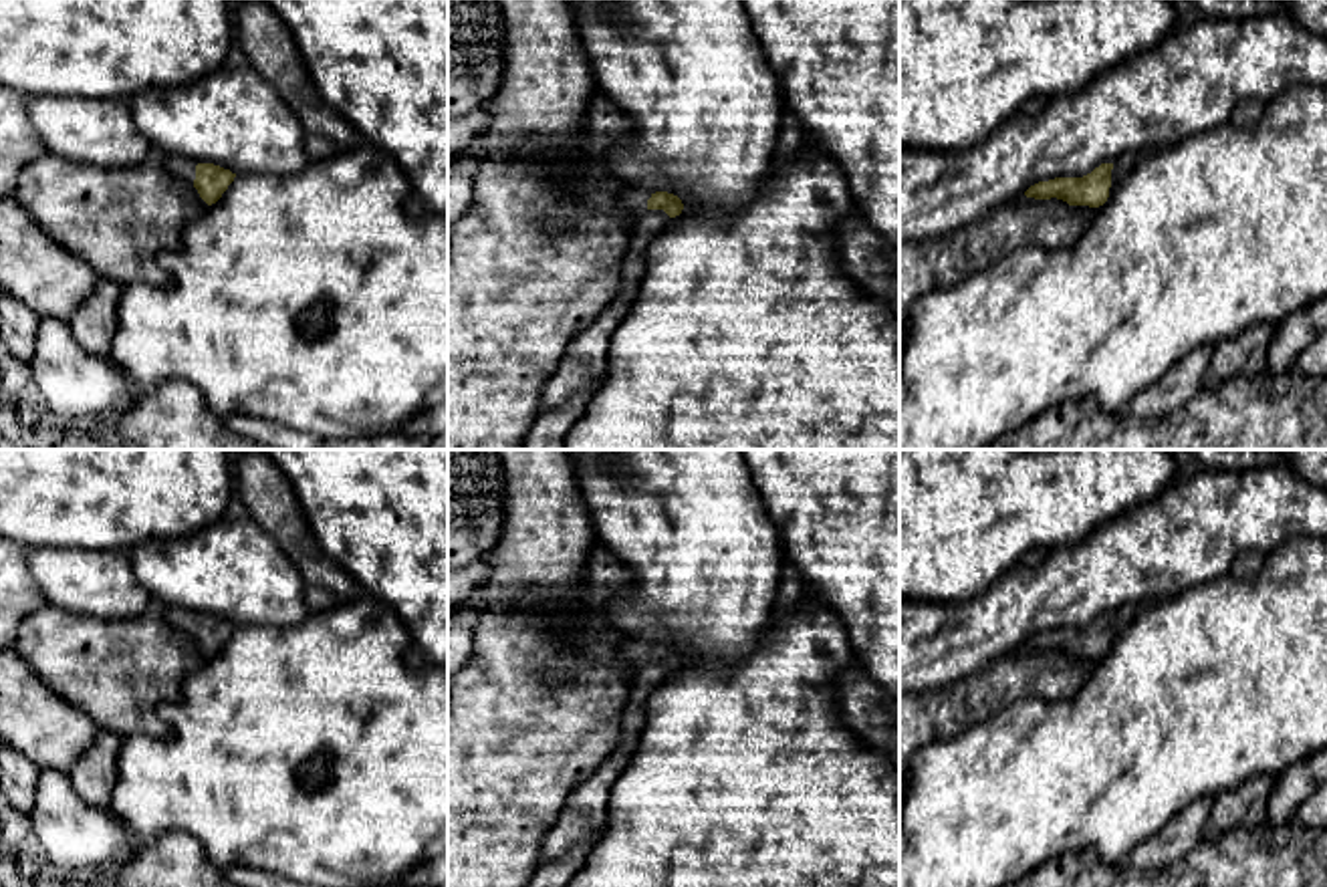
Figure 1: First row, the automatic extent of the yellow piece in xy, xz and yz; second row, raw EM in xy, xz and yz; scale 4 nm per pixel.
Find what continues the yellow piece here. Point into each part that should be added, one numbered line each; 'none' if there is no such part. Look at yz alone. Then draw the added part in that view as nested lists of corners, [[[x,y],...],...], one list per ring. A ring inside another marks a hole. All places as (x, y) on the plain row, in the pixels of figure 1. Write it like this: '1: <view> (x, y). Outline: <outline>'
1: yz (1124, 615). Outline: [[[1156,601],[1127,603],[1113,613],[1111,635],[1127,629],[1133,619]]]

